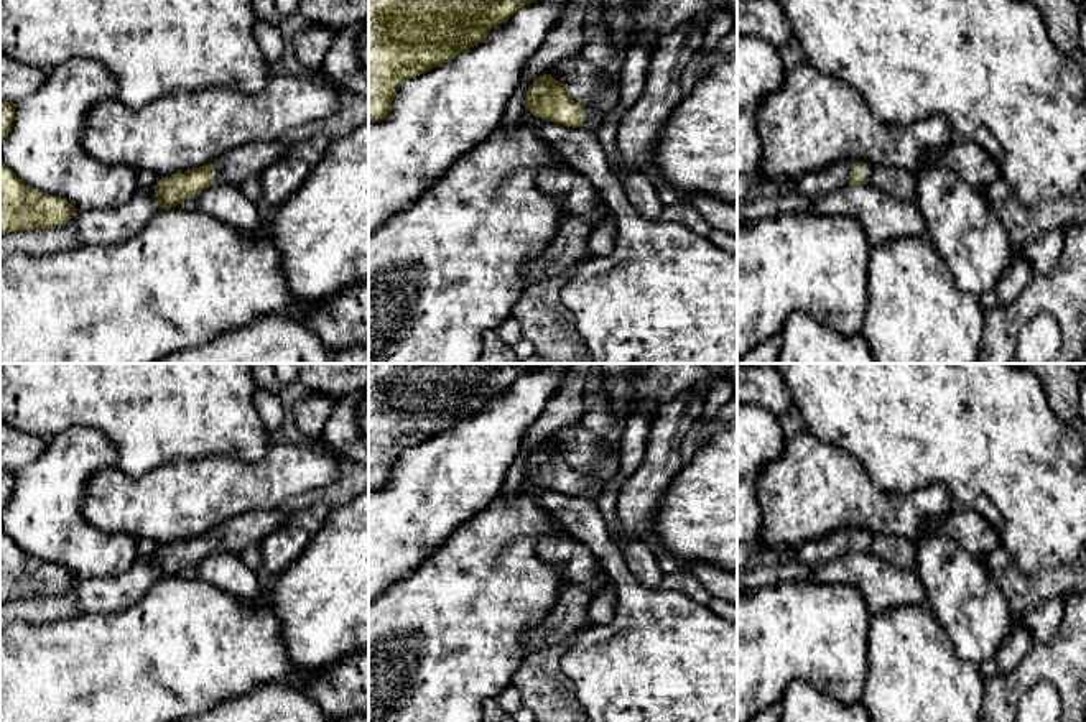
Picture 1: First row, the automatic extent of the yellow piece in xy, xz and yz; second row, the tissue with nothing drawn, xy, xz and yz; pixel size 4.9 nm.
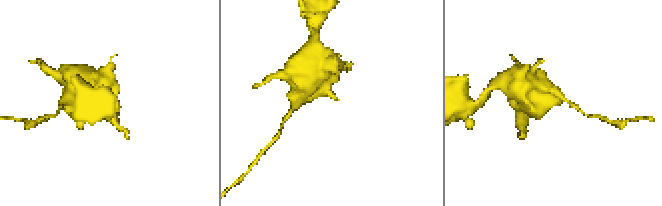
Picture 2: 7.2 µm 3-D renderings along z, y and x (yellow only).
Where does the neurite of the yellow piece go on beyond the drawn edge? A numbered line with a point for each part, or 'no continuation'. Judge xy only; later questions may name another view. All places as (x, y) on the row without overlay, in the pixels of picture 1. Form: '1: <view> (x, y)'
1: xy (245, 530)

